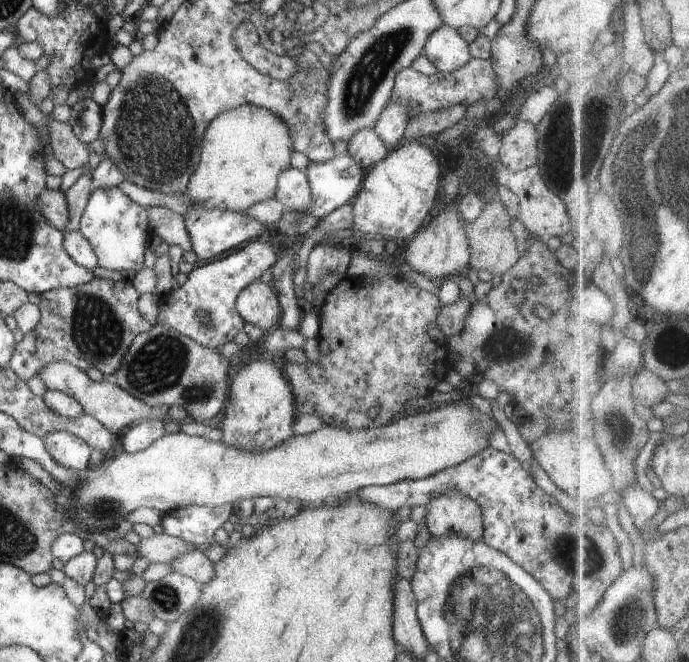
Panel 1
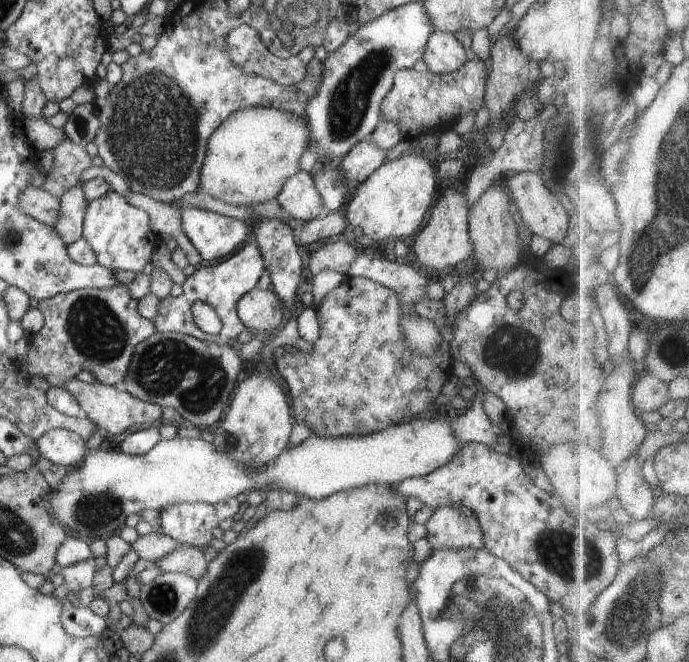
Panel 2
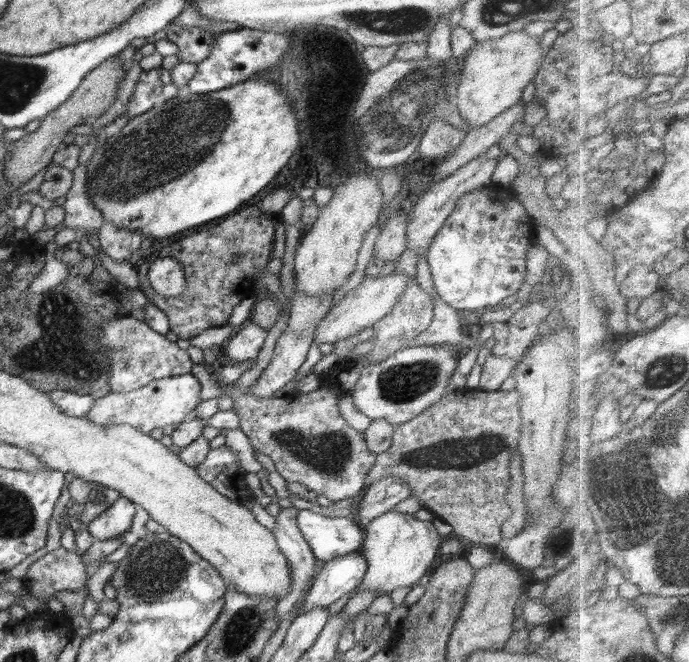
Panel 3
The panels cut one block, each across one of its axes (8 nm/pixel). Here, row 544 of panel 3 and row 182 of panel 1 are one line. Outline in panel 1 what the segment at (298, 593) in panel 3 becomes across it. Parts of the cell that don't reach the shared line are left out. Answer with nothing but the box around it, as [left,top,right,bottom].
[275,167,310,209]

